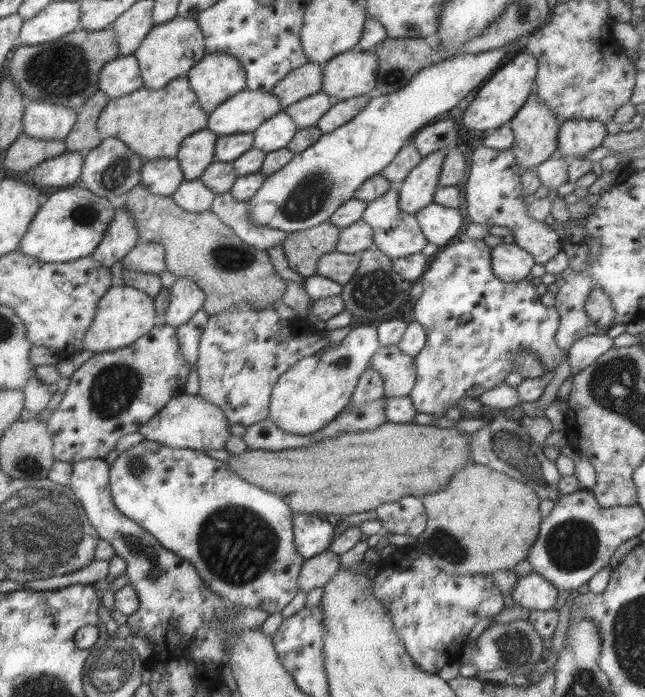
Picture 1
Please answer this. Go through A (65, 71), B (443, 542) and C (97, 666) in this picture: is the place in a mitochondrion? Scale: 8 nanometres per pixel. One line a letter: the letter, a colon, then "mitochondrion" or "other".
A: mitochondrion
B: mitochondrion
C: mitochondrion

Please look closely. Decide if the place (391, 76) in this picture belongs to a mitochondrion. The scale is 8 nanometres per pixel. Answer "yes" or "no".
yes

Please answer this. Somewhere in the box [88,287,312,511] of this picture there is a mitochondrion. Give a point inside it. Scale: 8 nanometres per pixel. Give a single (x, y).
(137, 467)

